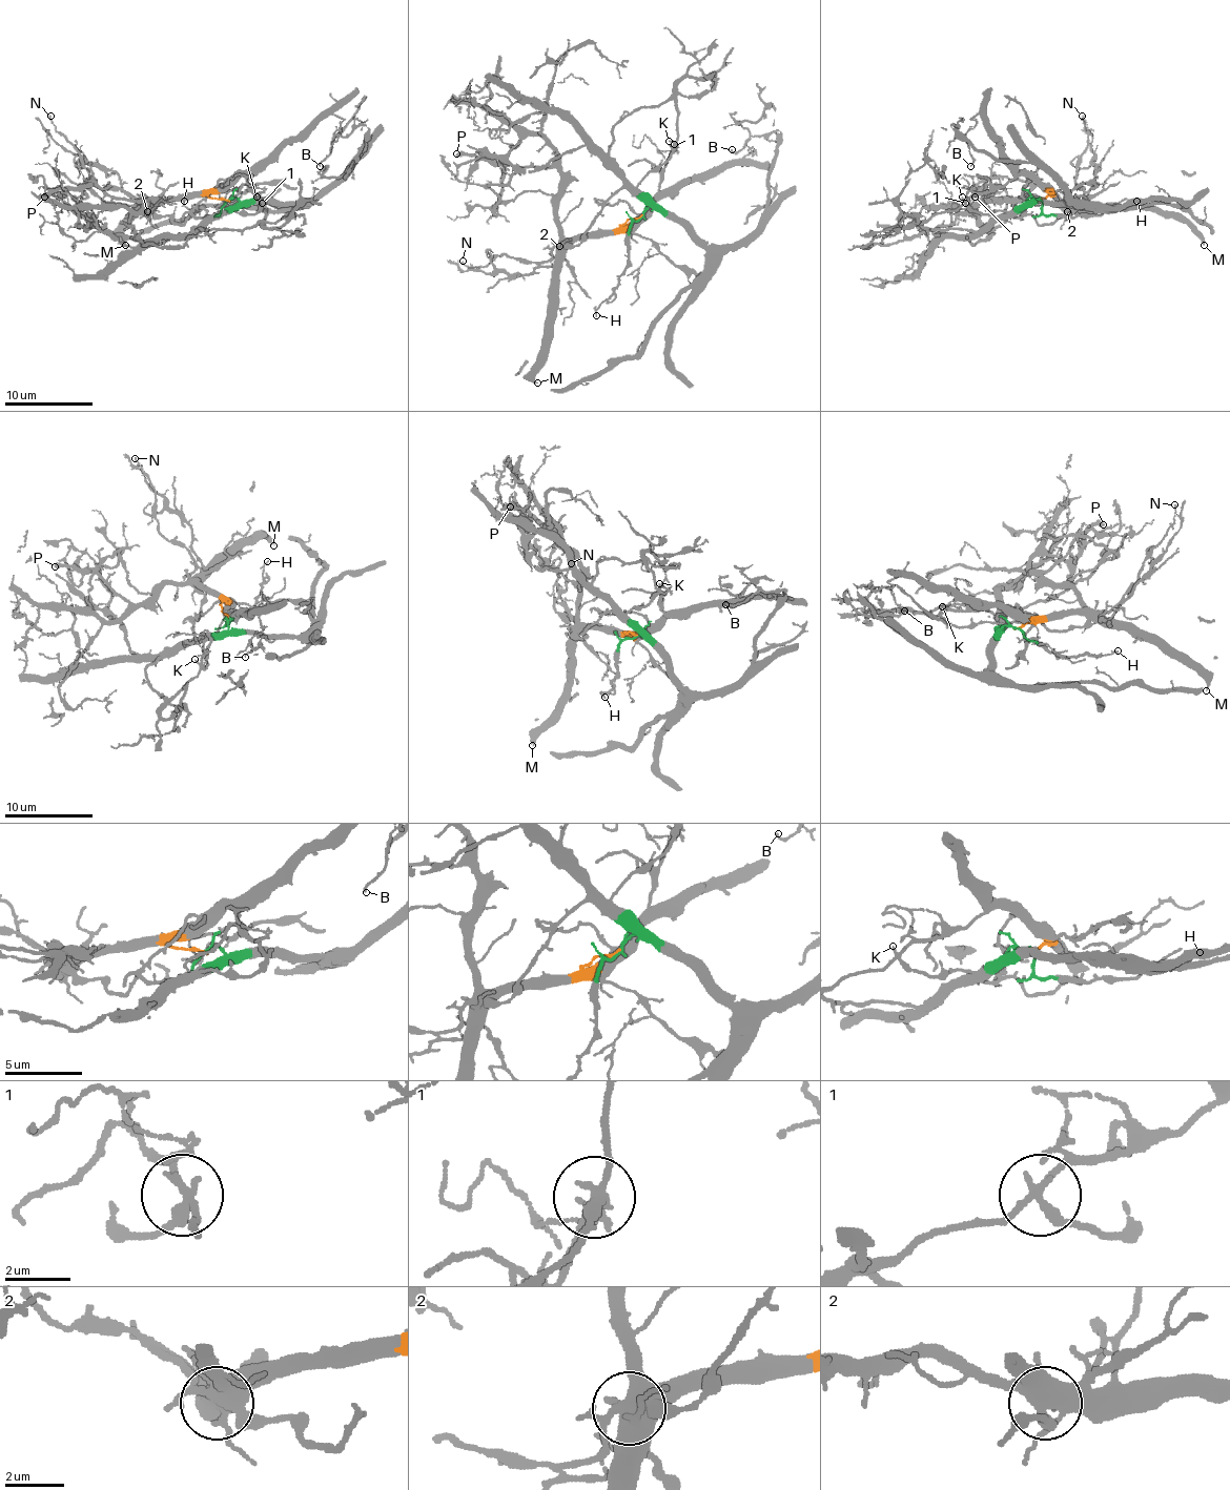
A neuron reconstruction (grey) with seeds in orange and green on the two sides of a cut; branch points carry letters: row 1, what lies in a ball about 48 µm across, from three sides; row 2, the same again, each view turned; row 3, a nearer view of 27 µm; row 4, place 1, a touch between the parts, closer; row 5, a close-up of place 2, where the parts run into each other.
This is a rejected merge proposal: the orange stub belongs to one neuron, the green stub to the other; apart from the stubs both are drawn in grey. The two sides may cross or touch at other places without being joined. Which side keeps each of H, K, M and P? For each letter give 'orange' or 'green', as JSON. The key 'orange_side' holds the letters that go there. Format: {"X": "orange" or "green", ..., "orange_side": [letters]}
{"H": "green", "K": "green", "M": "orange", "P": "orange", "orange_side": ["M", "P"]}

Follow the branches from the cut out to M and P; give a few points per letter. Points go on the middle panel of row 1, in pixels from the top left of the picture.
M: (639, 216), (615, 229), (582, 234), (565, 251), (557, 273), (553, 335), (533, 375), (538, 381)
P: (639, 216), (615, 229), (567, 239), (555, 214), (560, 172), (555, 168), (489, 163), (456, 154)

